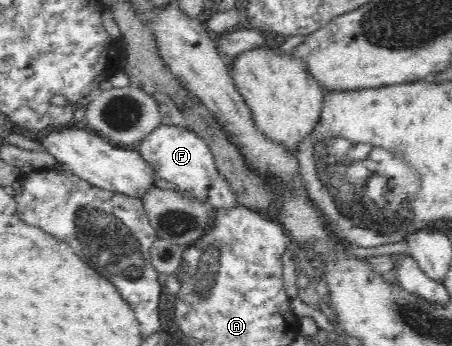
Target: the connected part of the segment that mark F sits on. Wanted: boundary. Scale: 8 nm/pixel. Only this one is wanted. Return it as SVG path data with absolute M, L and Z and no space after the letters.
M161 124L134 148L156 171L160 179L174 183L179 191L189 191L194 199L202 200L209 208L236 207L239 201L224 177L220 176L209 146L196 133L176 125Z

